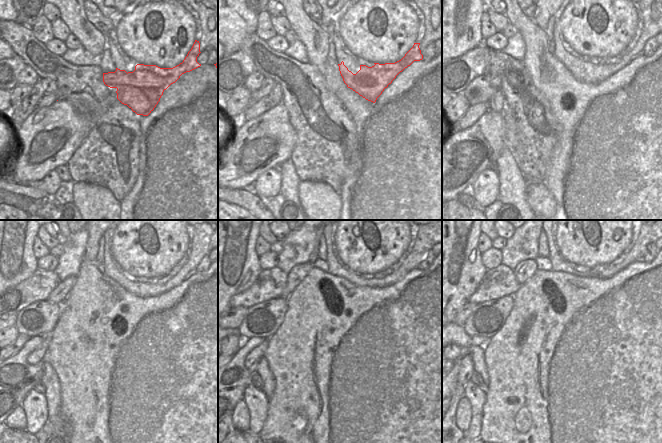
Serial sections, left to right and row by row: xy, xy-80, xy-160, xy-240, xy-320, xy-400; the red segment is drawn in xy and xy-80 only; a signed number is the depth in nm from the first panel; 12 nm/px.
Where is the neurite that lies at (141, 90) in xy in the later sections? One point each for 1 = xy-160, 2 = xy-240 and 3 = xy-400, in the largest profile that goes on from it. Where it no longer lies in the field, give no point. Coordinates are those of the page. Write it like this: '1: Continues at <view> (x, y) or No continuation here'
1: Continues at xy-160 (600, 69)
2: Continues at xy-240 (185, 268)
3: Continues at xy-400 (600, 273)

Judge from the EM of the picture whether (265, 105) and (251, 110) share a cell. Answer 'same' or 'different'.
same

